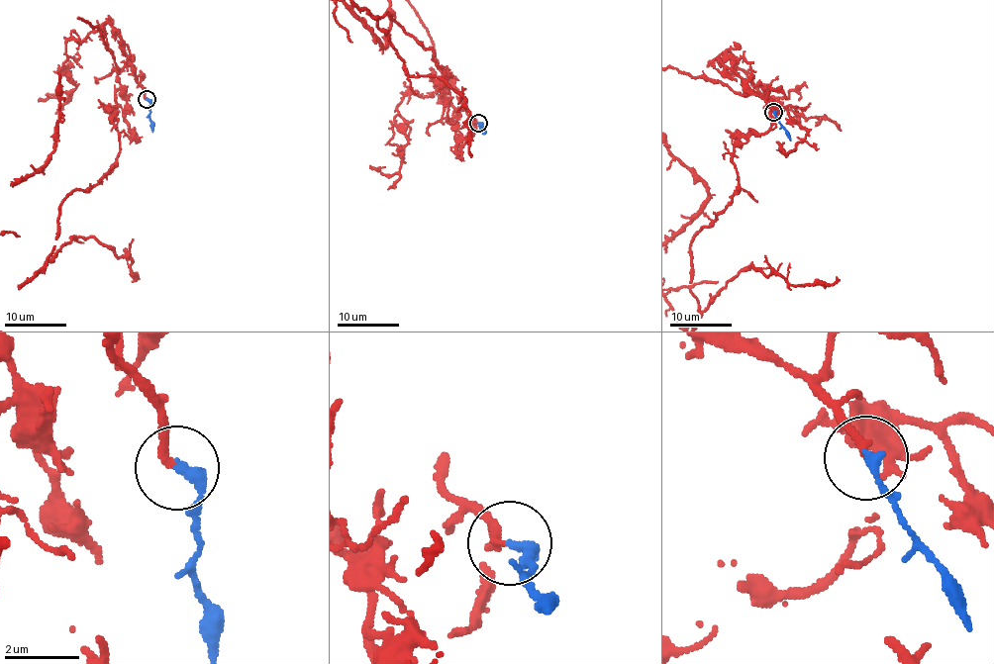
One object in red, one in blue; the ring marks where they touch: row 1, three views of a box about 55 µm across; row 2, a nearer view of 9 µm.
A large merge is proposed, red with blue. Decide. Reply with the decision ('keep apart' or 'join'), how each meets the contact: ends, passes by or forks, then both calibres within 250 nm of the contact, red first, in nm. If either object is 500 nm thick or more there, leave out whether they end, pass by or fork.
join | red ends | blue ends | 200/320 nm

